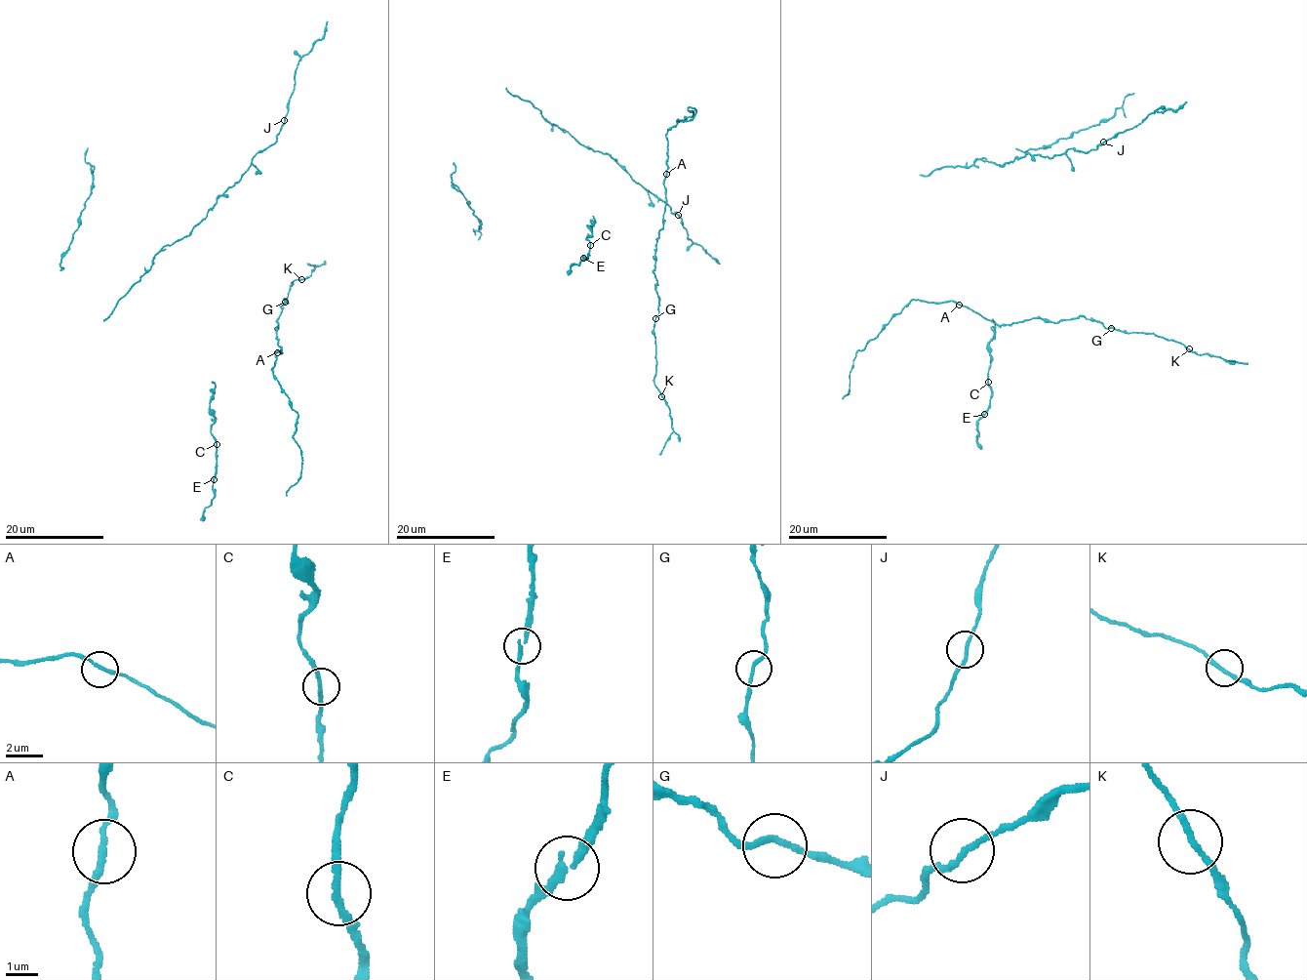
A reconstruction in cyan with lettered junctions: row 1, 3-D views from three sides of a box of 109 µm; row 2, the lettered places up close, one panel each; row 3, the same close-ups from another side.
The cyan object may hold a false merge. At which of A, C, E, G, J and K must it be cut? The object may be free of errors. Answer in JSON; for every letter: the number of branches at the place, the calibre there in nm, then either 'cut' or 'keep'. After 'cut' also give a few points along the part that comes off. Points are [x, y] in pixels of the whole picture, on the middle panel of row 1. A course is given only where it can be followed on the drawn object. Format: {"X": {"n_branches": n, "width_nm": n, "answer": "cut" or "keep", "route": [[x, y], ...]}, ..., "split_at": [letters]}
{"A": {"n_branches": 2, "width_nm": 180, "answer": "keep"}, "C": {"n_branches": 2, "width_nm": 180, "answer": "keep"}, "E": {"n_branches": 2, "width_nm": 190, "answer": "keep"}, "G": {"n_branches": 2, "width_nm": 180, "answer": "keep"}, "J": {"n_branches": 2, "width_nm": 160, "answer": "keep"}, "K": {"n_branches": 2, "width_nm": 180, "answer": "keep"}, "split_at": []}

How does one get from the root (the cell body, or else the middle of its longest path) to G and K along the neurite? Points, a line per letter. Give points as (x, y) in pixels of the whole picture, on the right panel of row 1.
G: (969, 307), (998, 325), (1036, 317), (1059, 323), (1079, 316), (1111, 328)
K: (969, 307), (998, 325), (1036, 317), (1059, 323), (1086, 316), (1107, 328), (1154, 334), (1181, 343), (1189, 348)

